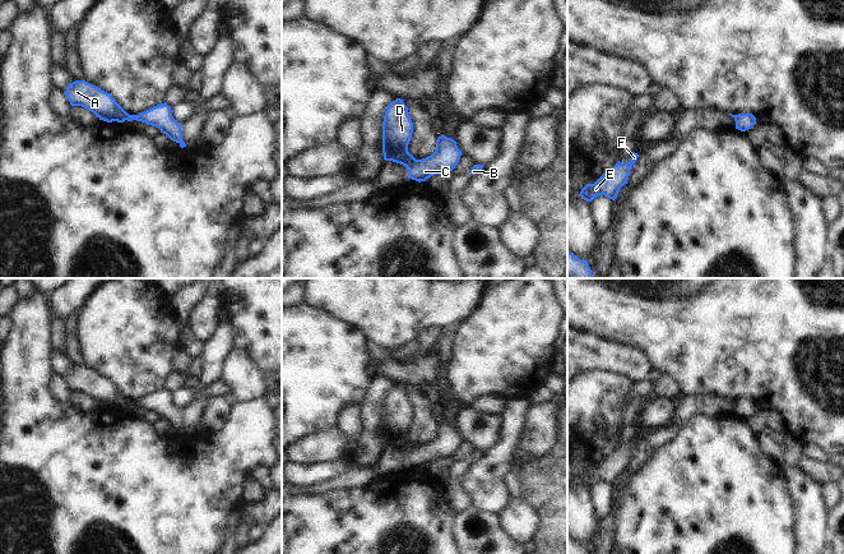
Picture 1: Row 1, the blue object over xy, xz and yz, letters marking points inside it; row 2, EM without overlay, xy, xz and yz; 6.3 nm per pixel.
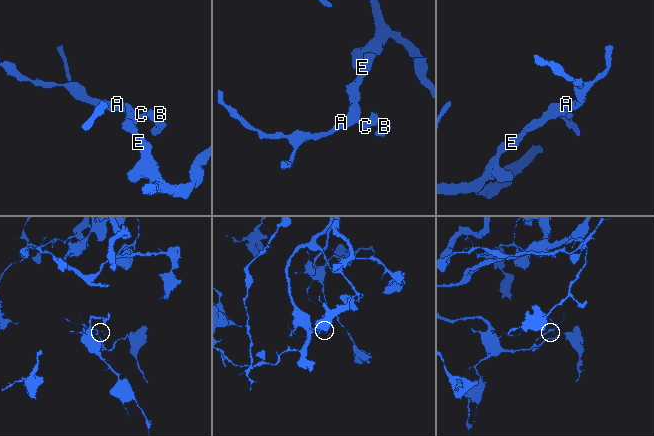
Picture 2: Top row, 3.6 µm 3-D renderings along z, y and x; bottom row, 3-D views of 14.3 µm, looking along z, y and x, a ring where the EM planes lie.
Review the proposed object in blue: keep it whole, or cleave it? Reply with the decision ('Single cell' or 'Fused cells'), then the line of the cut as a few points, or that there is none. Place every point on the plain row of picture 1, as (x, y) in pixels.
Fused cells. Split along xz (414, 444), (406, 452).

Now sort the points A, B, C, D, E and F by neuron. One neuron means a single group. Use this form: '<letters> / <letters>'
A D E F / B C

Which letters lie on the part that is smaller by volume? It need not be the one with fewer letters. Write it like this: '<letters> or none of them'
B, C

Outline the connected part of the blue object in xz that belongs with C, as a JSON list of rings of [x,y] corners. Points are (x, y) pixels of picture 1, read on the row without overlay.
[[[441,421],[436,426],[436,435],[431,442],[414,445],[405,452],[408,465],[421,468],[436,460],[453,457],[462,440],[454,425]]]

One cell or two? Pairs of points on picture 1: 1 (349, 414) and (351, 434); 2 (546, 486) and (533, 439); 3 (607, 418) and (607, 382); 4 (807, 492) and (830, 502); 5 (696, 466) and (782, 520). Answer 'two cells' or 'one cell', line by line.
1: one cell
2: two cells
3: one cell
4: two cells
5: one cell

